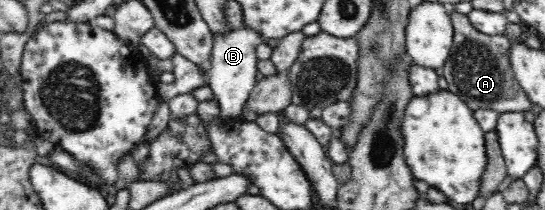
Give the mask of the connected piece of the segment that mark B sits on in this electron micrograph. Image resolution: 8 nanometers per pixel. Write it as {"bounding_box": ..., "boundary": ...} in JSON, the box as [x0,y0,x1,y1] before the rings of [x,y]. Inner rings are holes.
{"bounding_box":[200,26,266,119],"boundary":[[[243,26],[227,33],[213,37],[213,55],[207,65],[200,67],[200,73],[205,78],[219,104],[221,119],[240,118],[249,97],[260,76],[257,65],[257,45],[266,43],[261,32],[251,26]]]}

